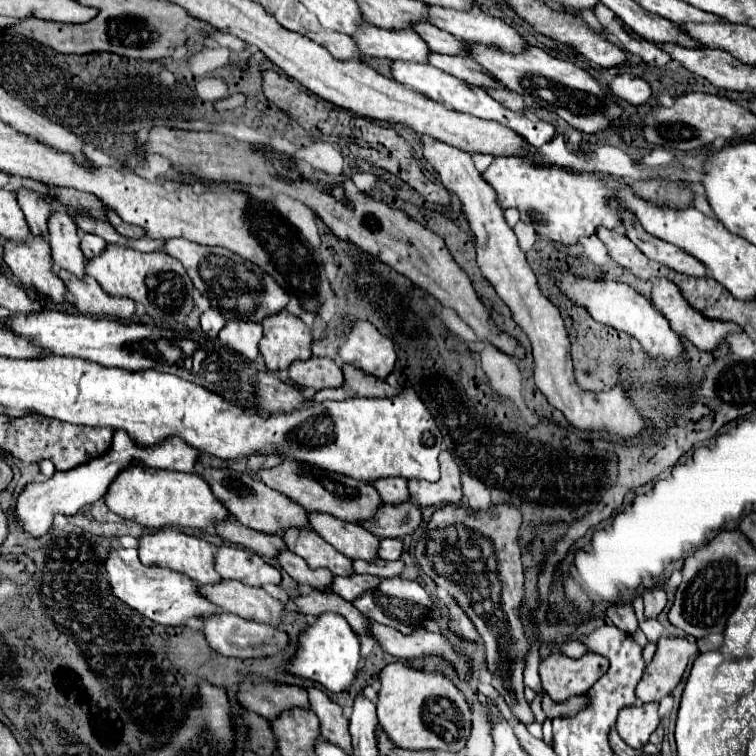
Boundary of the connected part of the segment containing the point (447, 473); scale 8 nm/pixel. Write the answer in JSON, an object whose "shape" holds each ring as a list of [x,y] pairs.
{"shape":[[[448,451],[440,453],[440,479],[436,483],[428,483],[424,479],[410,479],[408,491],[412,503],[426,507],[426,505],[446,505],[446,503],[460,503],[462,489],[460,489],[460,469],[454,463]]]}

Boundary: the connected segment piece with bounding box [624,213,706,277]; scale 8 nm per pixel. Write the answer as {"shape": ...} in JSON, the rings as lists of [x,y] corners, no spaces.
{"shape":[[[624,213],[624,227],[626,227],[628,239],[632,239],[648,259],[658,261],[684,275],[698,275],[698,277],[706,275],[706,269],[692,255],[684,253],[680,247],[674,247],[672,243],[666,243],[658,237],[650,237],[648,233],[644,233],[640,225],[632,223],[630,213]]]}

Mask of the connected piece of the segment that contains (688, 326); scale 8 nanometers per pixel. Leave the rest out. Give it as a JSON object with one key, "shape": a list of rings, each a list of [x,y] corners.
{"shape":[[[660,279],[652,287],[652,303],[654,307],[668,319],[672,331],[680,337],[684,335],[702,351],[716,349],[728,333],[742,331],[738,325],[724,321],[708,321],[702,313],[694,313],[694,309],[680,297],[680,291],[668,281]]]}

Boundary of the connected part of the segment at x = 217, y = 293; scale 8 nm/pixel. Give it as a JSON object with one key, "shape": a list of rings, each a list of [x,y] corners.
{"shape":[[[170,239],[166,243],[166,253],[184,265],[194,287],[214,309],[220,309],[226,319],[260,323],[264,317],[282,311],[290,301],[288,293],[264,269],[224,247],[204,247],[186,239]]]}

